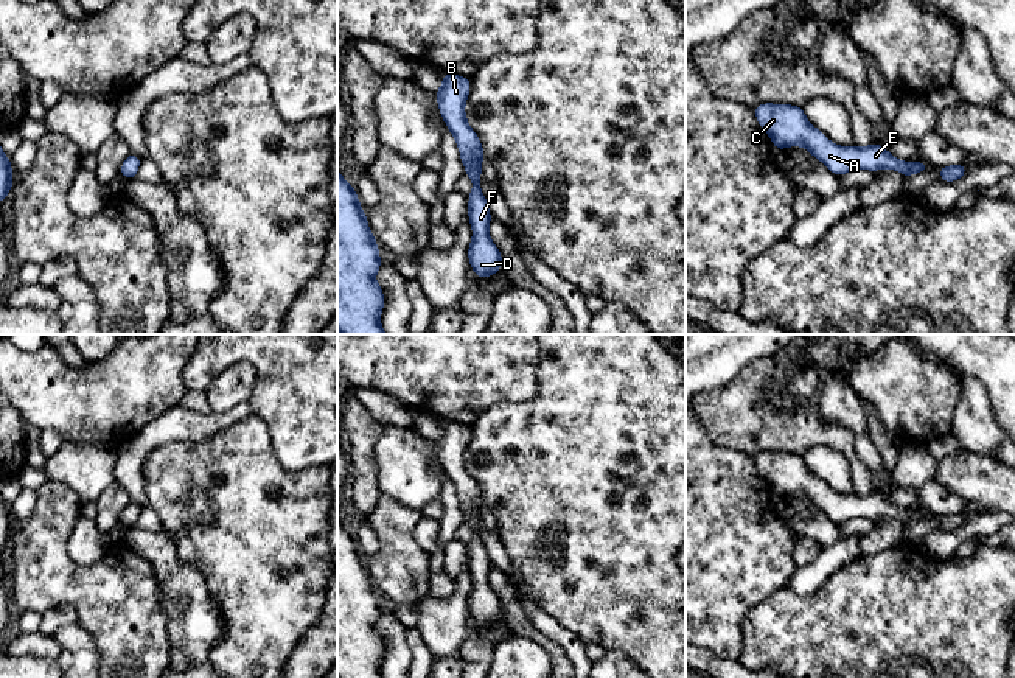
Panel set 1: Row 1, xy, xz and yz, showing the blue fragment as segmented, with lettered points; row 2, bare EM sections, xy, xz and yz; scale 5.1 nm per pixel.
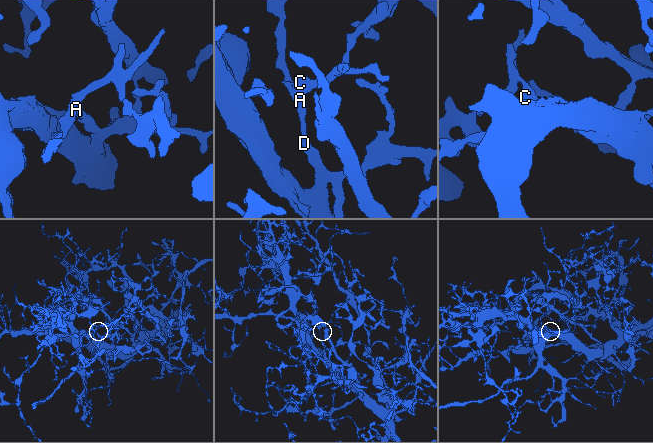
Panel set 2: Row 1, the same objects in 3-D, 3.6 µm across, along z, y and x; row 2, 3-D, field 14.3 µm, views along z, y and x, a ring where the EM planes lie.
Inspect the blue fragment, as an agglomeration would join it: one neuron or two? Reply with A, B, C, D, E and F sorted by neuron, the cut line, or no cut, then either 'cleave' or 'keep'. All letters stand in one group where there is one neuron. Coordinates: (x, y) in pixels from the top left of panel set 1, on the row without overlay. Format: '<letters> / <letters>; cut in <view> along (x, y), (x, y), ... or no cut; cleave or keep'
A B C D E F; no cut; keep

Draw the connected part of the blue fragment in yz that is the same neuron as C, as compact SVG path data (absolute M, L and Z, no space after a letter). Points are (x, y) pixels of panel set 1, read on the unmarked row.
M763 451L754 456L754 462L760 476L771 485L774 498L804 495L839 526L853 518L877 521L880 516L895 518L908 526L923 521L930 515L926 510L898 508L877 490L866 496L838 495L807 468L799 454Z

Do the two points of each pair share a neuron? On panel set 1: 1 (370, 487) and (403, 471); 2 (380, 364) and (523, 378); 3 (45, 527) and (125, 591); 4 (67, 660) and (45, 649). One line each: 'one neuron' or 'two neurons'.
1: two neurons
2: one neuron
3: one neuron
4: two neurons

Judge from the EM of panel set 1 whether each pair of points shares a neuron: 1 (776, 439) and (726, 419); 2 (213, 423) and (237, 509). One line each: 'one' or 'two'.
1: one
2: two

